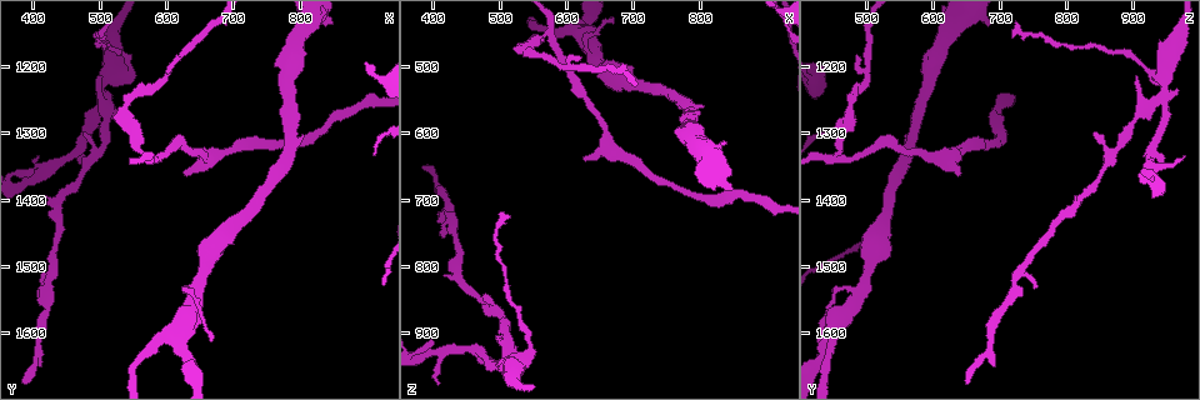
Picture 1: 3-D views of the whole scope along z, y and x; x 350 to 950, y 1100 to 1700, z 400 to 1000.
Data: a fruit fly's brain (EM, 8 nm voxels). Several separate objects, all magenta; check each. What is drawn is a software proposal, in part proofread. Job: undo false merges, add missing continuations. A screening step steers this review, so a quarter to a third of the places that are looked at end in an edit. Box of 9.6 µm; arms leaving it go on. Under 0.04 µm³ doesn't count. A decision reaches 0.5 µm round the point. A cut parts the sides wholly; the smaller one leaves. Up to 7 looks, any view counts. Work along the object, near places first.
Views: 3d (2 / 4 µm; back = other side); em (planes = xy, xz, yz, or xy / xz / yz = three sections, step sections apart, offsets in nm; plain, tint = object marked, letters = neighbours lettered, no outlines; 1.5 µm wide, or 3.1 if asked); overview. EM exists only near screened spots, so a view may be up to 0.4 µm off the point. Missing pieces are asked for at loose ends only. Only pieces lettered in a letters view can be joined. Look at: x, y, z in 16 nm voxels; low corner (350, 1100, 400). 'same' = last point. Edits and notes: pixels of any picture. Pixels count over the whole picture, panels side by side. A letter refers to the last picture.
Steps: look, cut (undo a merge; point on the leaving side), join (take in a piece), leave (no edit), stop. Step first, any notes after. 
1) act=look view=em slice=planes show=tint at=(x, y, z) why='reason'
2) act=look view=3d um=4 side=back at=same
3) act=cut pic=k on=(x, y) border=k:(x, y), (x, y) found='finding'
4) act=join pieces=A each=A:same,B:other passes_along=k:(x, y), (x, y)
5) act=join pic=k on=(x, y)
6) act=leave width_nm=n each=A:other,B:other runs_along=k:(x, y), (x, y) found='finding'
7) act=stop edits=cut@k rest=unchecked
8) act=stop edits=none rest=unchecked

act=look view=em slice=xy step=4 show=tint at=(610, 1200, 495) why='a narrow waist'

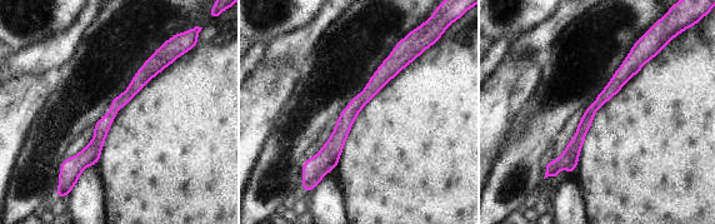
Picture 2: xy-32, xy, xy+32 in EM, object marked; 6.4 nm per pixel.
act=look view=em slice=planes show=tint at=same

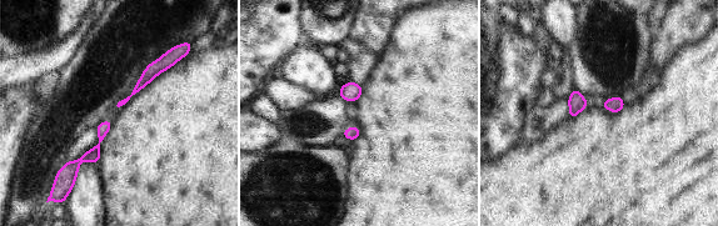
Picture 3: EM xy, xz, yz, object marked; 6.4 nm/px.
act=look view=em slice=planes show=letters at=same

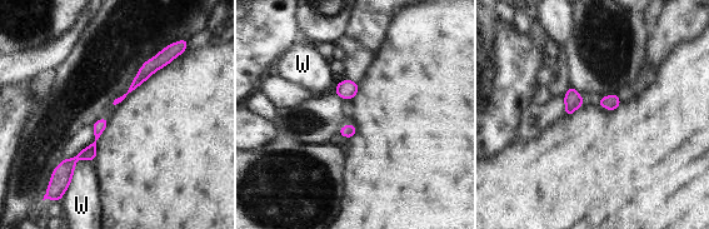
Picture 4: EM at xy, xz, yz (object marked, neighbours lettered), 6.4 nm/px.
act=leave width_nm=70 each=W:other border=4:(94, 160), (78, 159), (68, 187) found='all the same cell'

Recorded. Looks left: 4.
act=look view=em slice=planes show=tint at=(505, 1245, 950) why='arms part here'

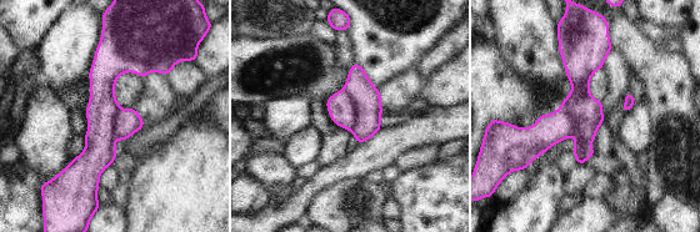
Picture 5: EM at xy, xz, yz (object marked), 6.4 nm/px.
act=look view=em slice=planes show=letters at=same why='what lies round it'

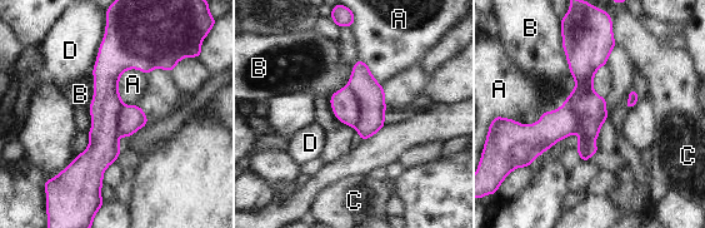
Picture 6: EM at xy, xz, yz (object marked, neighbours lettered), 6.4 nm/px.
act=cut pic=6 on=(370, 93) each=A:other,B:other,C:other,D:other border=6:(349, 84), (360, 102), (356, 127) found='a second cell is stuck on'

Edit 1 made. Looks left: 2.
act=look view=em slice=planes show=letters at=(575, 1340, 460)

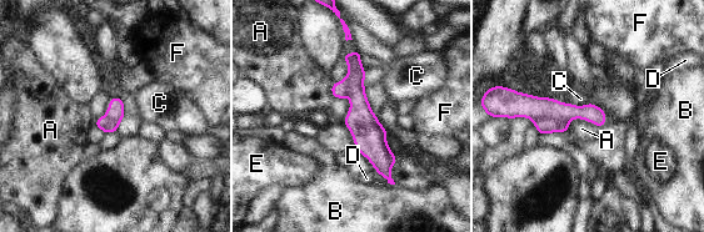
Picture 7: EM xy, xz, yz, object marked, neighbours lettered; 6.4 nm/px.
act=cut pic=7 on=(544, 126) each=A:other,B:other,C:other,D:other,E:other,F:other border=7:(534, 121), (553, 119), (568, 124) found='two cells meet here'

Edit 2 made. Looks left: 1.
act=stop edits=cut@6,cut@7 rest=unchecked

